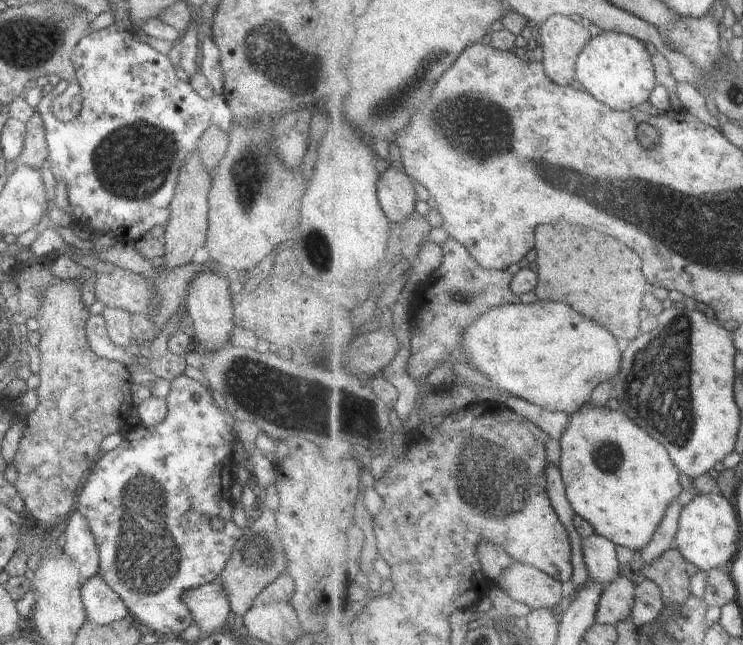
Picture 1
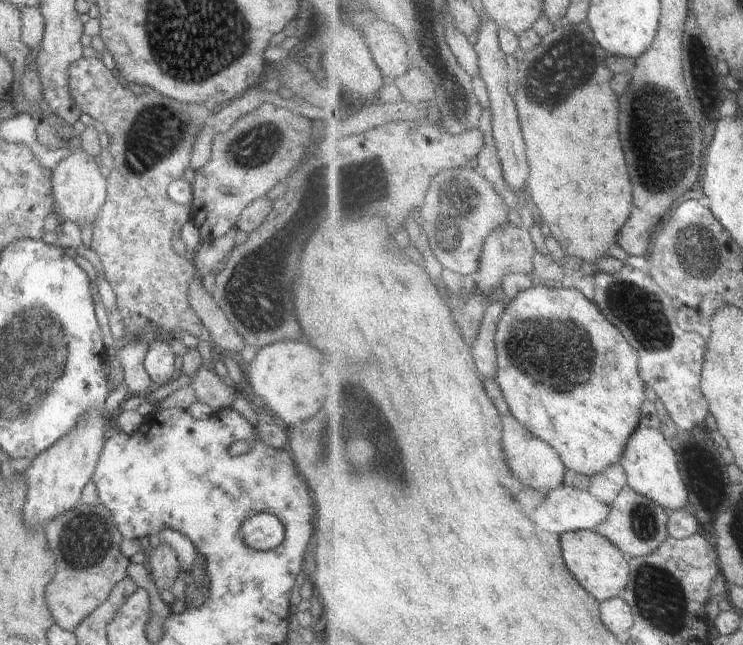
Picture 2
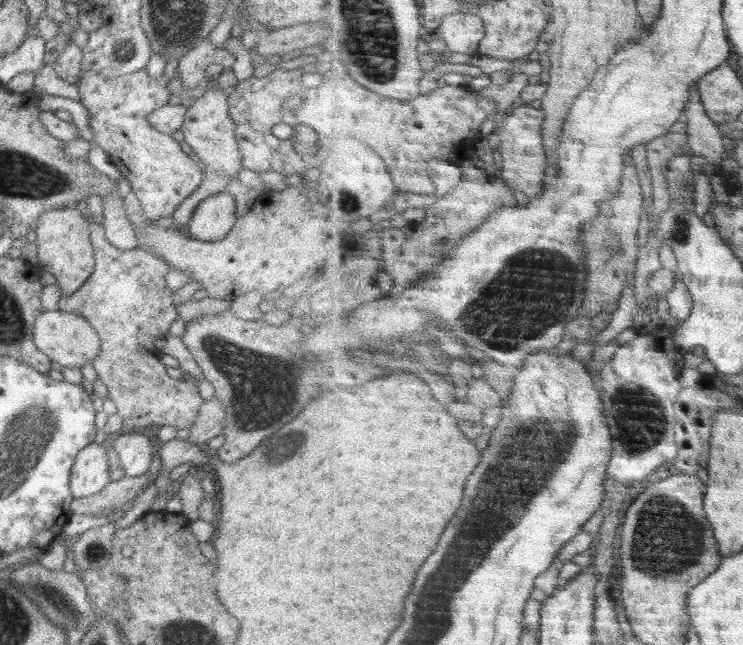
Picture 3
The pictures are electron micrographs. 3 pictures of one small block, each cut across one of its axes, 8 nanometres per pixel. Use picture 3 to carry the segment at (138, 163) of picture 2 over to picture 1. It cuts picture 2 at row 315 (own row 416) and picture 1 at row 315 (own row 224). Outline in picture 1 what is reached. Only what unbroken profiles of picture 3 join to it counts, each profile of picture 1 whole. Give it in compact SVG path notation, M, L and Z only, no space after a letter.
M91 315L86 320L86 337L89 348L102 359L126 364L130 355L122 347L112 343L108 337L105 320L102 315Z

